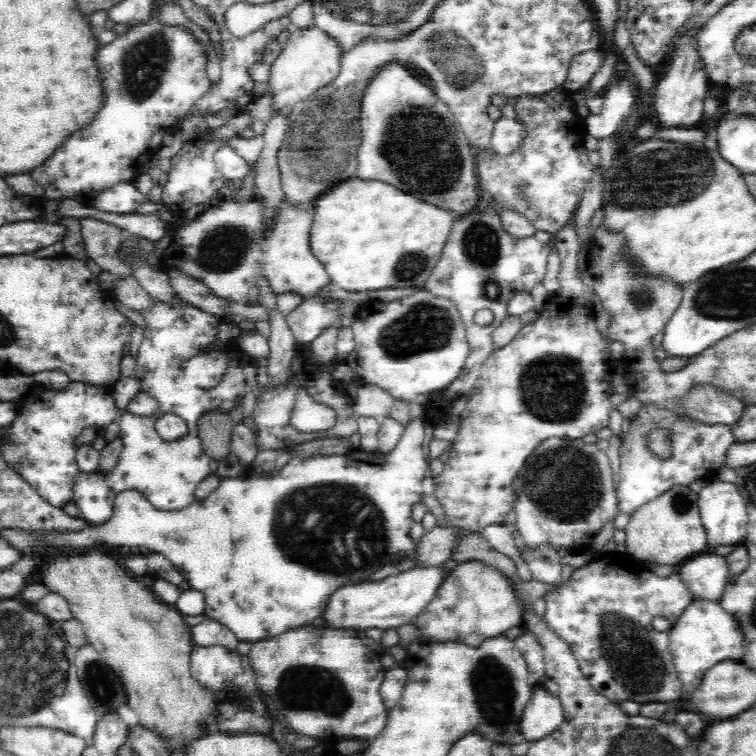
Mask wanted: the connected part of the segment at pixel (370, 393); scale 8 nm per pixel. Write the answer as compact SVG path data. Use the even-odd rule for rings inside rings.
M362 384L354 398L353 413L357 417L372 417L381 421L389 416L393 401L392 395L378 385Z

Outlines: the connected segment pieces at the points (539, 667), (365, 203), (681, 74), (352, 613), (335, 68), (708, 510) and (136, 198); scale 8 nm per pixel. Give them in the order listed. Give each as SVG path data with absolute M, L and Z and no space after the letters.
M523 629L522 634L513 641L526 661L527 678L530 686L533 688L539 685L541 679L545 676L542 646L538 644L534 634L527 629Z
M350 178L310 204L316 210L310 230L310 251L326 266L330 282L348 292L366 293L382 288L410 288L428 280L442 256L456 216L449 210L442 210L443 207L438 208L434 203L424 204L404 192L386 182Z
M700 29L682 34L681 38L675 41L669 71L664 78L656 82L656 88L652 90L654 110L660 128L690 129L702 122L704 98L712 83L703 69L703 63L699 61L698 54L695 53L695 46L691 44L691 39L697 30Z
M443 565L414 566L379 581L366 580L364 583L346 586L330 596L326 611L317 622L328 622L326 627L335 629L397 629L399 626L414 622L435 598L438 588L449 573Z
M315 25L293 32L286 47L270 67L267 92L273 94L272 115L288 119L294 105L328 86L340 72L341 58L335 42Z
M713 477L698 494L699 511L707 533L708 546L716 548L716 546L728 546L736 542L738 545L743 544L747 536L748 515L745 500L742 499L737 486L734 483L717 481Z
M120 183L101 192L90 204L94 209L114 214L134 214L138 206L146 205L149 195L142 194L130 183Z

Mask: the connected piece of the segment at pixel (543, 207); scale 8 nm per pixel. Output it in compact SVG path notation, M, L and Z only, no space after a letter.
M530 95L512 99L512 105L516 111L517 122L526 128L527 134L522 138L522 144L516 152L508 156L495 152L494 154L476 154L477 161L477 194L482 196L482 191L490 192L495 204L502 209L510 209L520 213L526 220L532 223L537 230L555 233L564 228L566 223L573 218L577 210L586 183L591 179L593 168L586 147L584 137L587 132L584 130L583 121L572 114L569 103L565 107L552 108L543 102L543 95Z

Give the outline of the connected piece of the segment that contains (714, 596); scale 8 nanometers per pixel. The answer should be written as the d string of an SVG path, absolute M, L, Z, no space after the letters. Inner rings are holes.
M704 554L698 558L690 558L676 571L693 599L715 602L722 597L723 590L730 578L725 556Z

